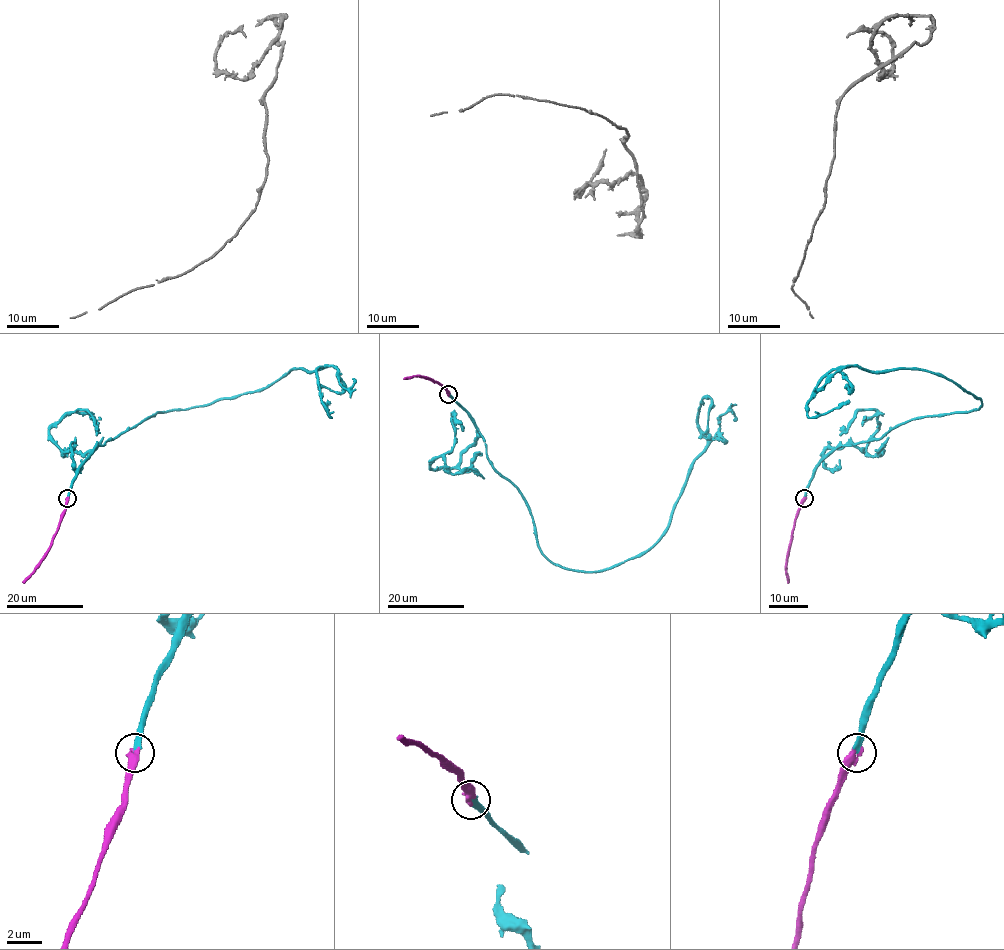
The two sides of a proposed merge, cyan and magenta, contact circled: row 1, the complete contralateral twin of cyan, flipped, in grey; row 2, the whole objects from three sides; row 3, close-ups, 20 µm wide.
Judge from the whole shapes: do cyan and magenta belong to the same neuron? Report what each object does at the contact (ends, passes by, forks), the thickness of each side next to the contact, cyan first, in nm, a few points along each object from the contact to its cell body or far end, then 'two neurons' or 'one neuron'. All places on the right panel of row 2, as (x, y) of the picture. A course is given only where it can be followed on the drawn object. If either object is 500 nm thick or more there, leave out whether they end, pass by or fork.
cyan ends | magenta ends | 280/480 nm | cyan via (804, 498), (814, 468), (841, 445), (982, 406), (934, 373), (849, 366), (823, 378), (807, 415), (850, 402) | magenta via (804, 498), (788, 553), (789, 582) | one neuron

